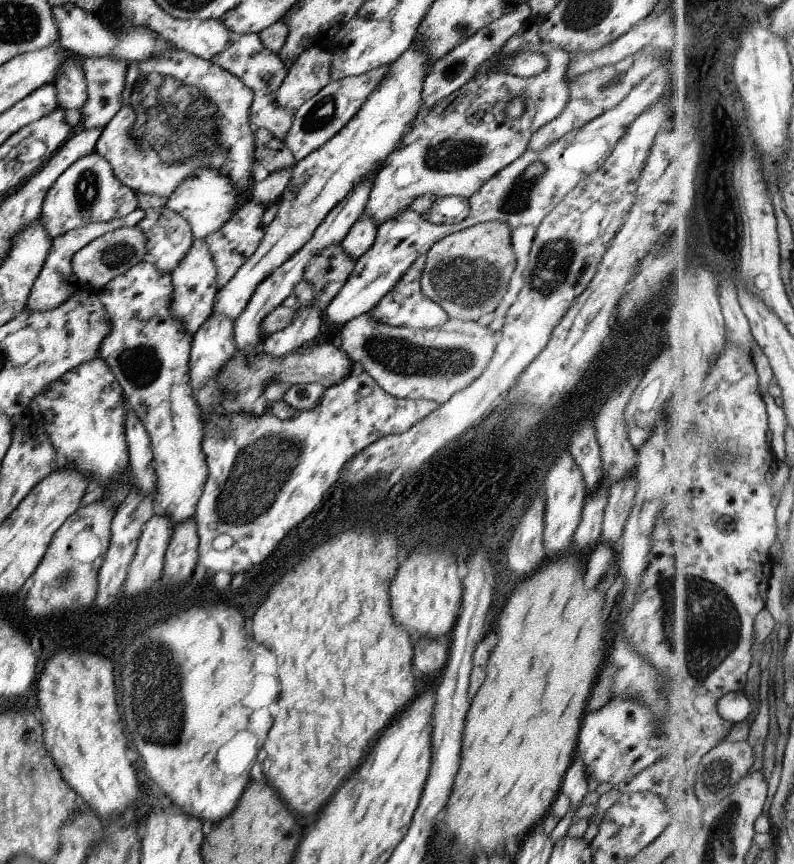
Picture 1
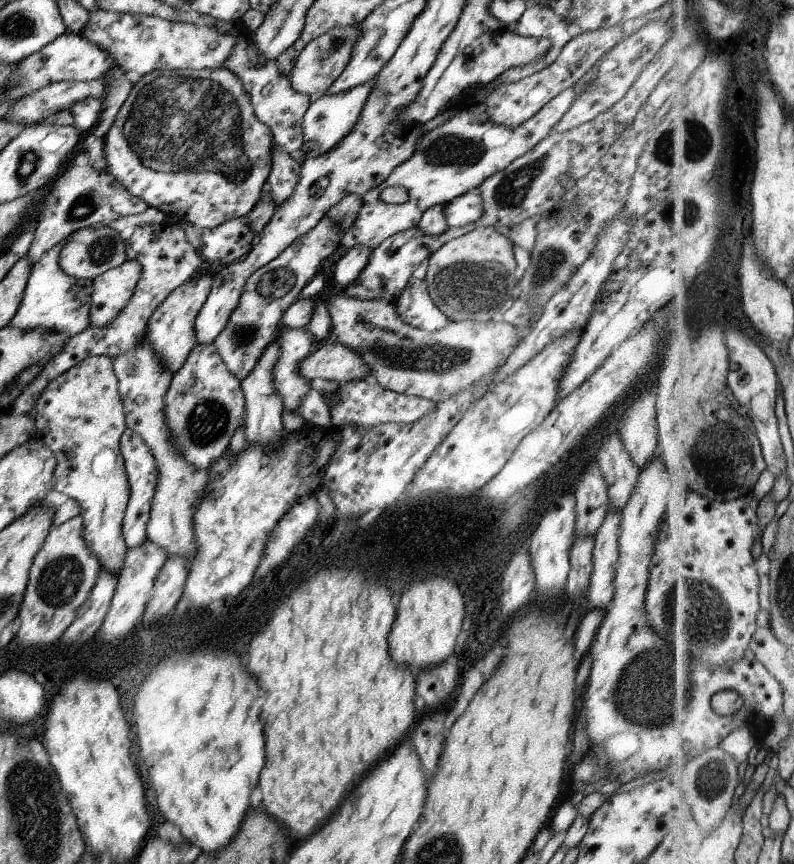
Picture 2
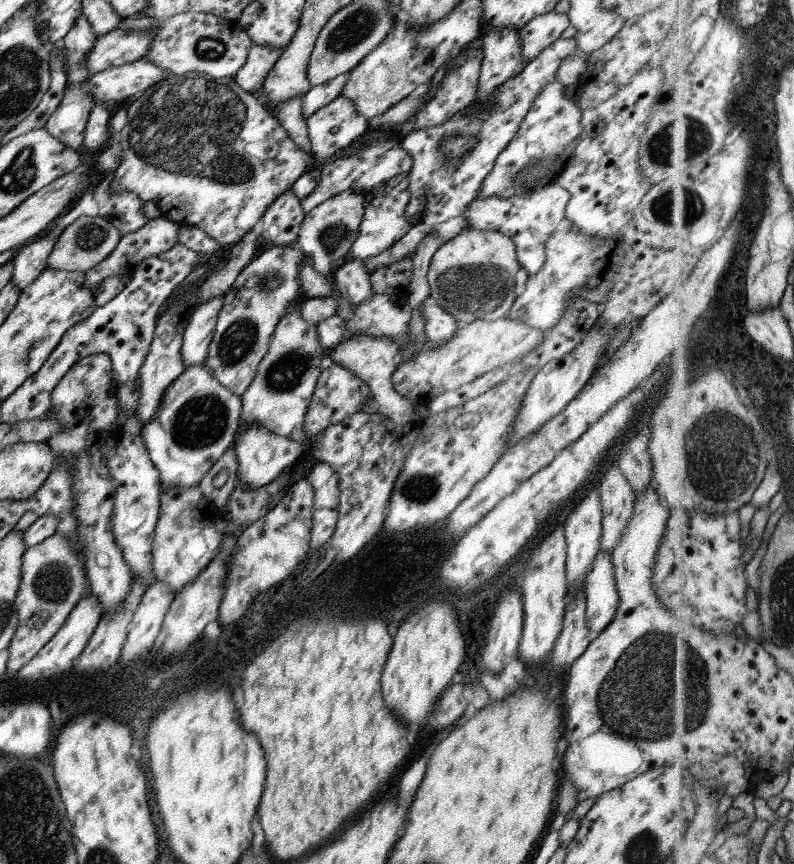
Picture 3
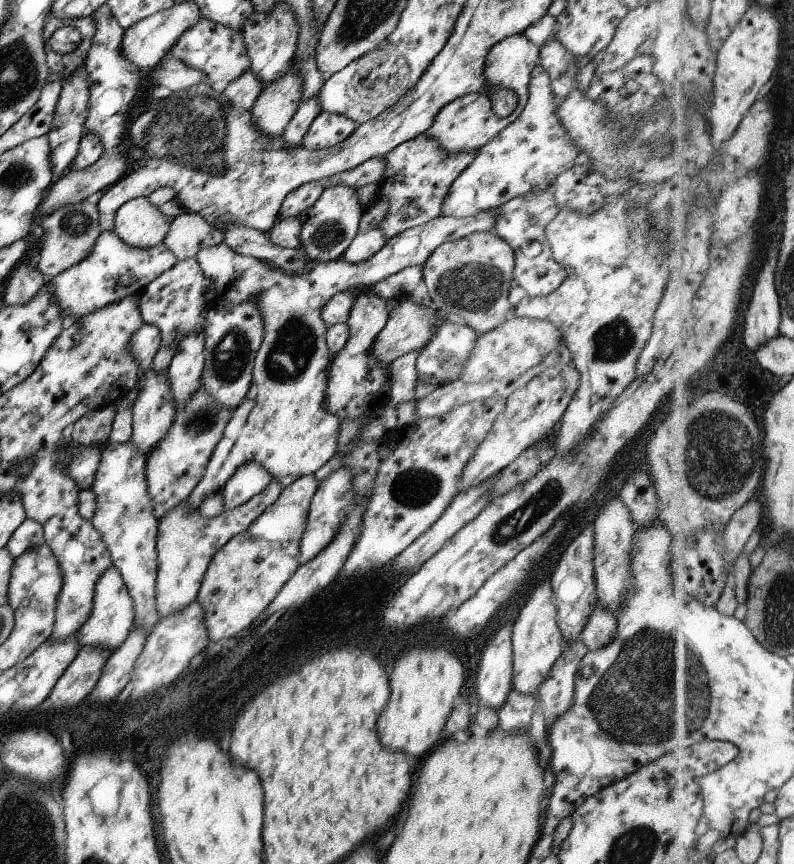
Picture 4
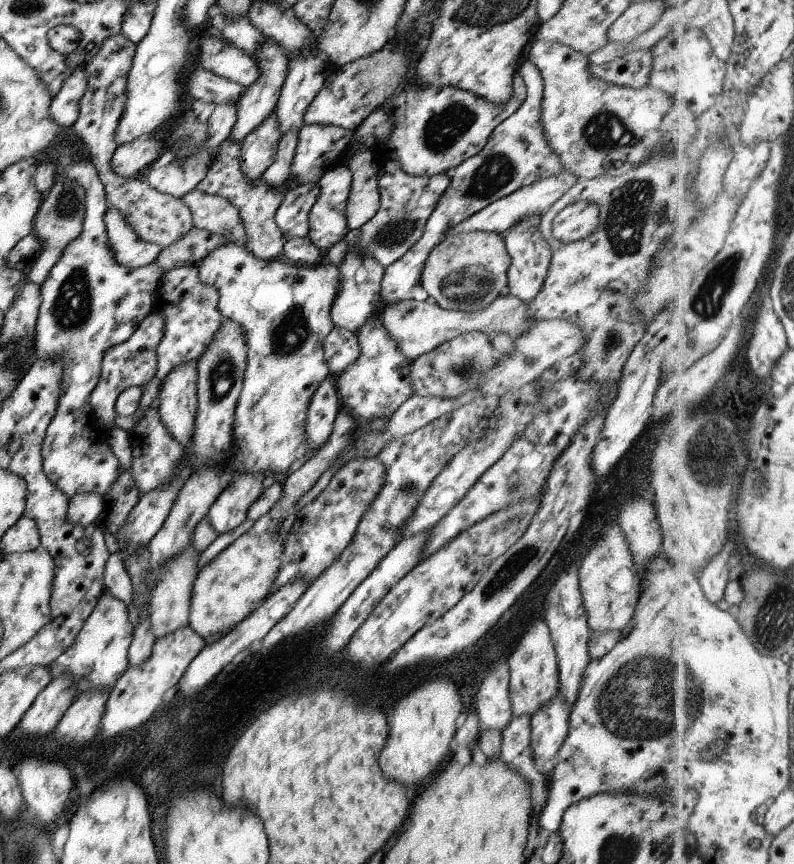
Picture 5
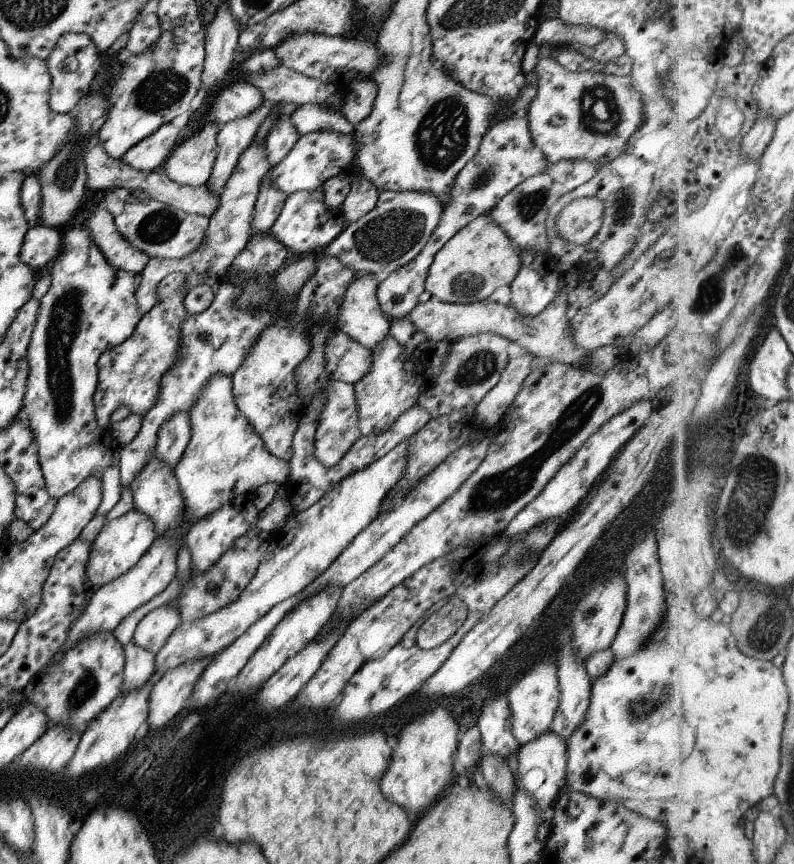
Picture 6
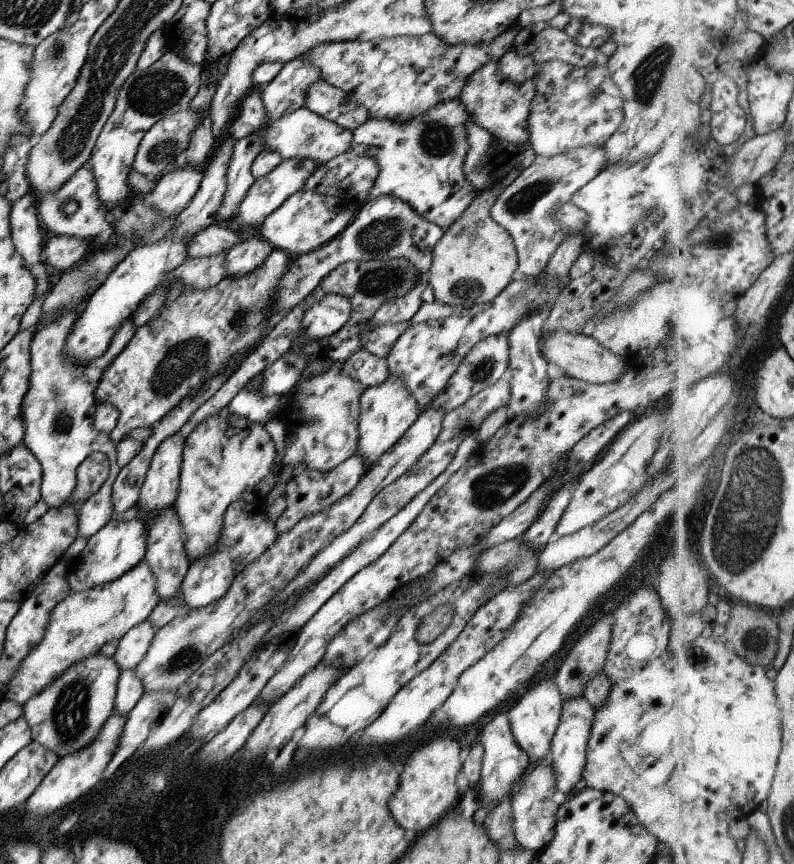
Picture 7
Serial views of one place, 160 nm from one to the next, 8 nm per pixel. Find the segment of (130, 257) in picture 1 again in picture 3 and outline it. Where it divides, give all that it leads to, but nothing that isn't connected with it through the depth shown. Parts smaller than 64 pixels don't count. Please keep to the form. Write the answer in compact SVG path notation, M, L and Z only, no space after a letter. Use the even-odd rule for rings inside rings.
M101 213L93 217L81 215L56 238L46 265L51 269L85 273L110 256L119 240L119 232L101 216Z

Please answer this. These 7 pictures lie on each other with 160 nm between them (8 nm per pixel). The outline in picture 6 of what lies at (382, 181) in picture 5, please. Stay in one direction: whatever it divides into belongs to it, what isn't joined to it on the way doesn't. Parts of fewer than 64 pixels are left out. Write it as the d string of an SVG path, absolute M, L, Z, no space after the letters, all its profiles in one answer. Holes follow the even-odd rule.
M379 191L375 206L355 222L349 223L323 252L339 259L355 274L373 273L378 282L409 262L421 250L443 210L431 191Z

